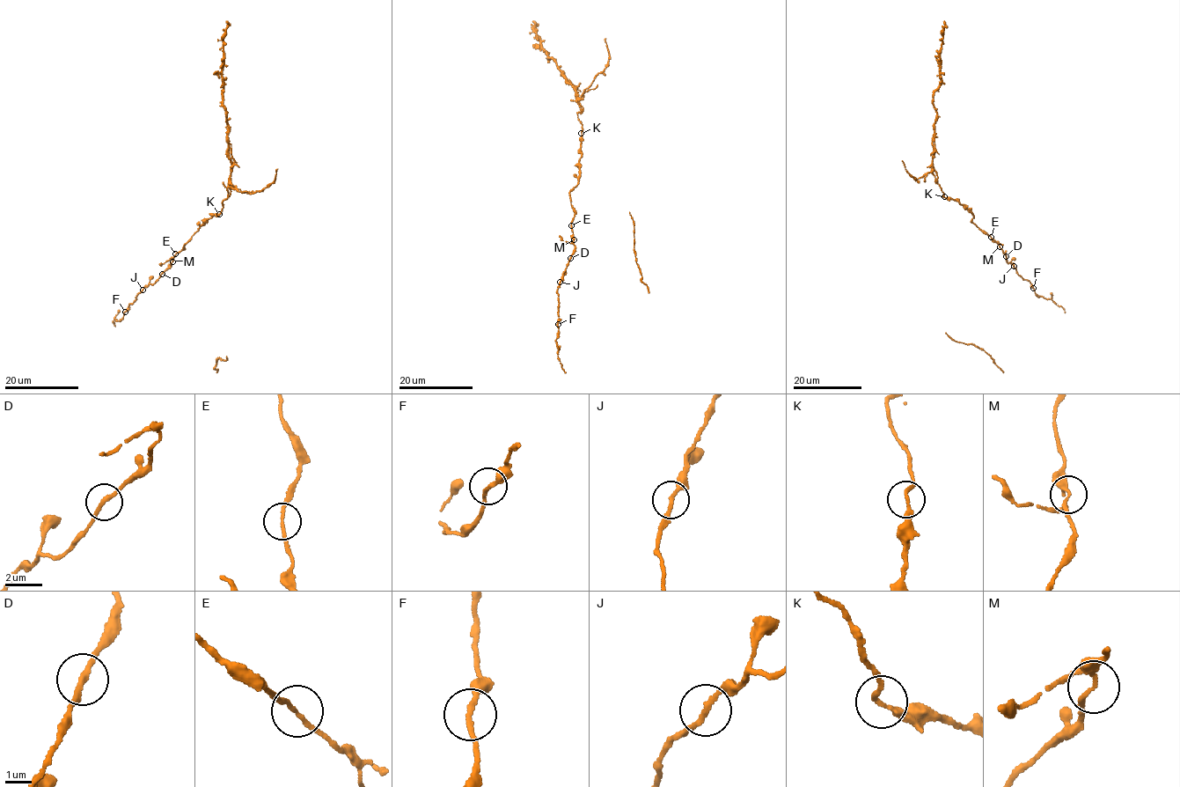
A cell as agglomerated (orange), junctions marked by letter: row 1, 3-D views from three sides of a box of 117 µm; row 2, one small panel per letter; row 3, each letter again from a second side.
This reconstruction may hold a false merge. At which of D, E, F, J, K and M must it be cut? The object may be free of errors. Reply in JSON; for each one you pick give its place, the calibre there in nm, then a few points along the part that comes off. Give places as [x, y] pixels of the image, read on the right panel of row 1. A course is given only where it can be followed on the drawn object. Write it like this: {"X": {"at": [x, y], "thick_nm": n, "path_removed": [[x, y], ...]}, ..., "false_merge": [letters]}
{"K": {"at": [944, 196], "thick_nm": 200, "path_removed": [[944, 196], [932, 172], [936, 110], [933, 95], [941, 81], [940, 47], [944, 20]]}, "false_merge": ["K"]}

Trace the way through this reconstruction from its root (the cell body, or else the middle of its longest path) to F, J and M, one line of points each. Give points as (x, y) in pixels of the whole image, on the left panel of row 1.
F: (206, 220), (181, 251), (176, 253), (171, 268), (157, 281), (143, 287), (125, 312)
J: (206, 220), (181, 251), (176, 253), (171, 268), (157, 281), (142, 290)
M: (206, 220), (181, 251), (176, 253), (172, 261)

